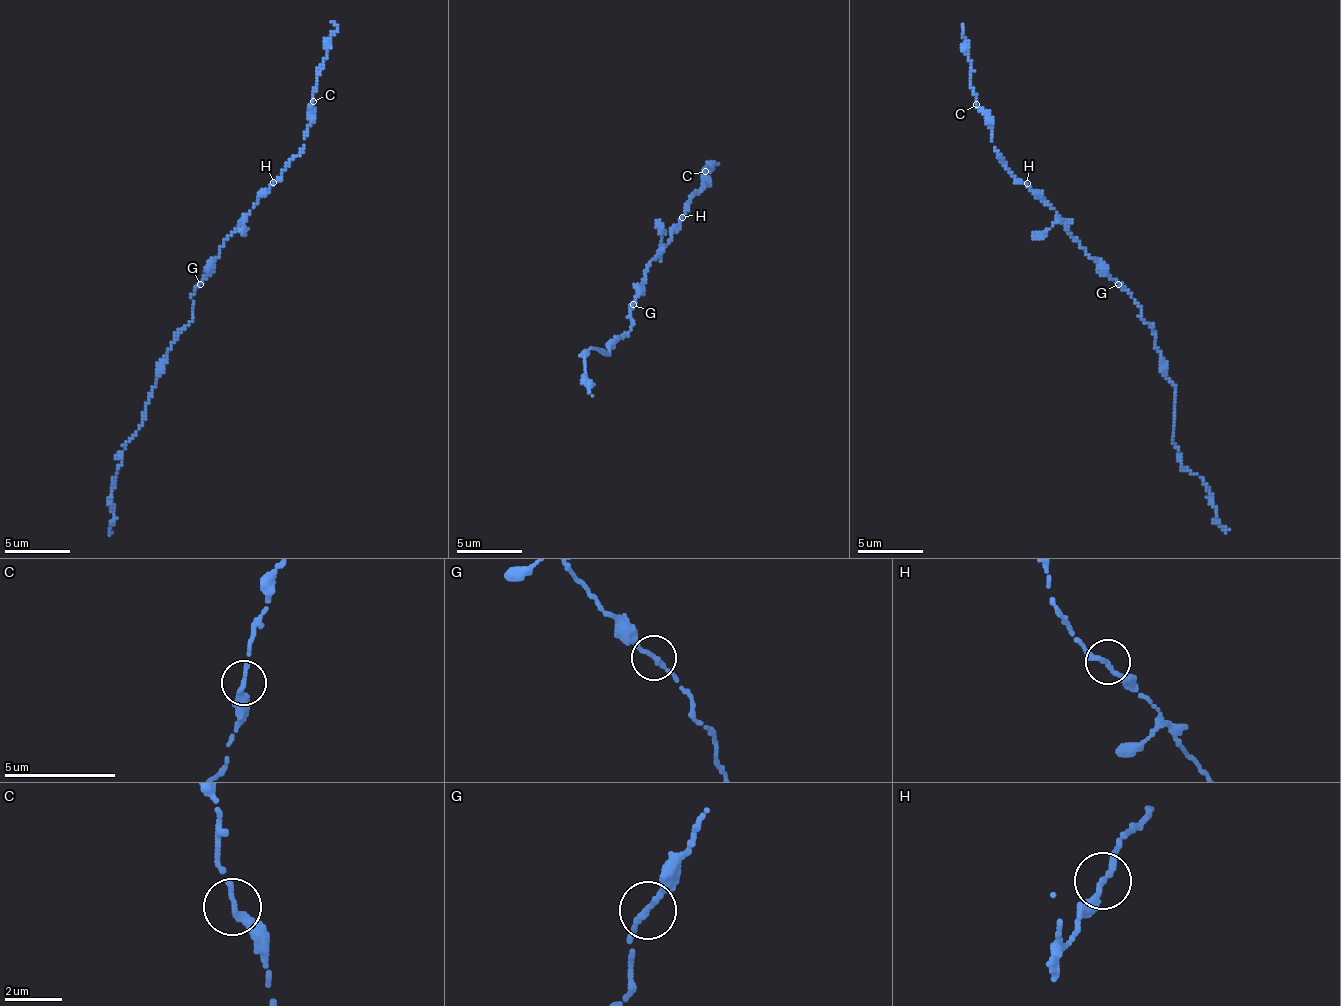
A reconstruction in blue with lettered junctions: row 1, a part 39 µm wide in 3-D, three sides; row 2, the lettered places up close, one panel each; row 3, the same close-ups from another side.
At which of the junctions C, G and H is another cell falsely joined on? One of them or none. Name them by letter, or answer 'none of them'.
none of them

